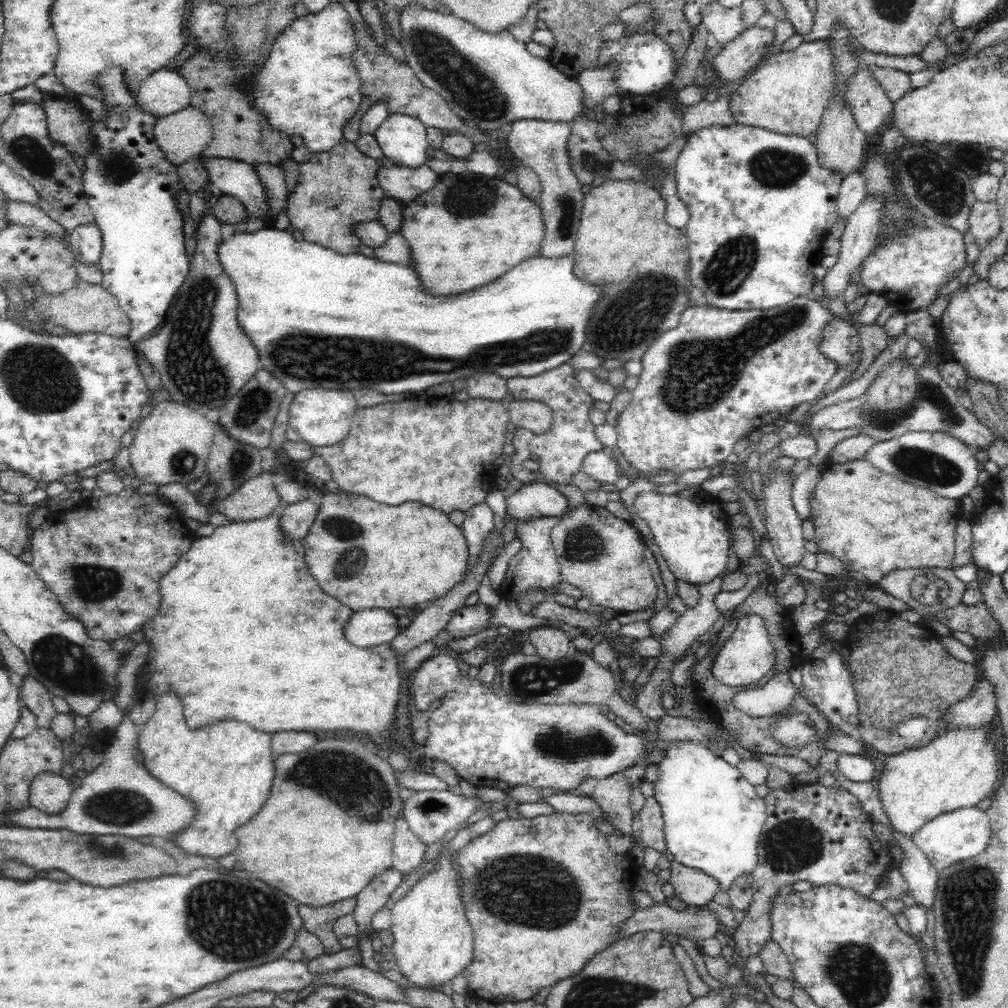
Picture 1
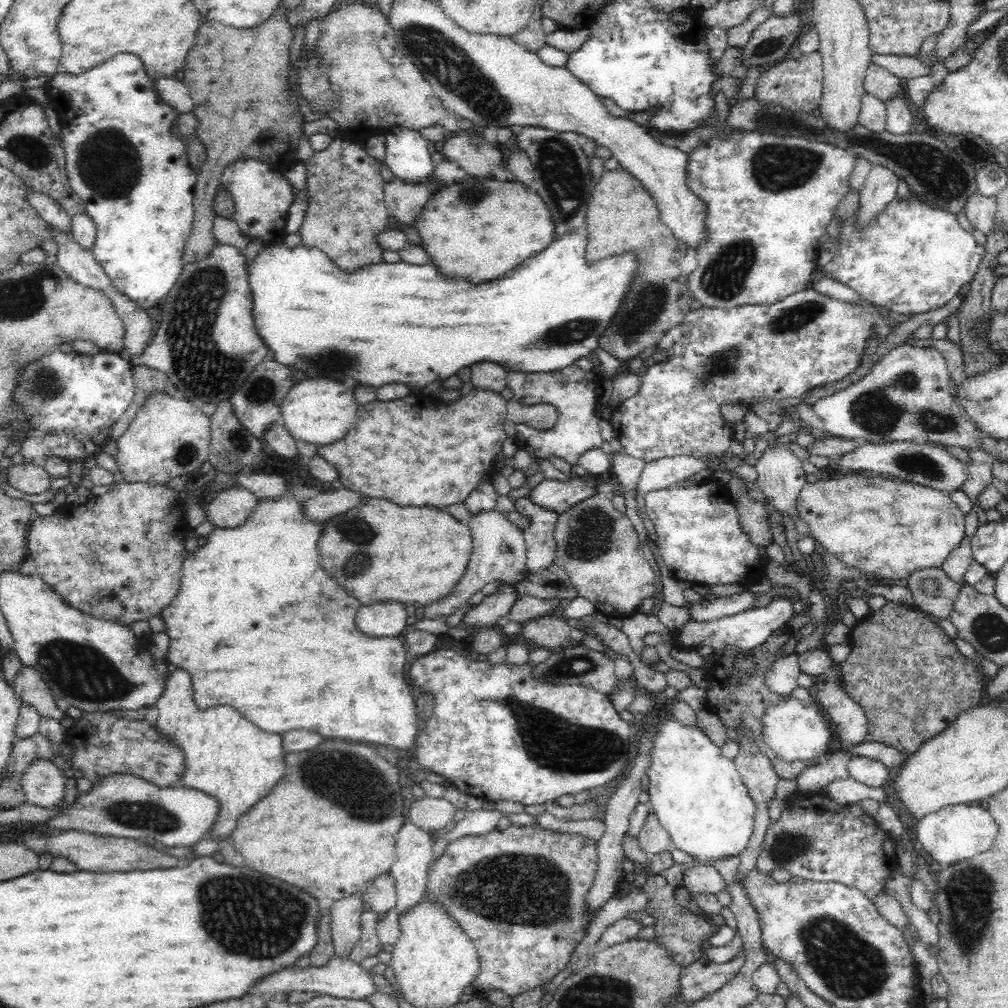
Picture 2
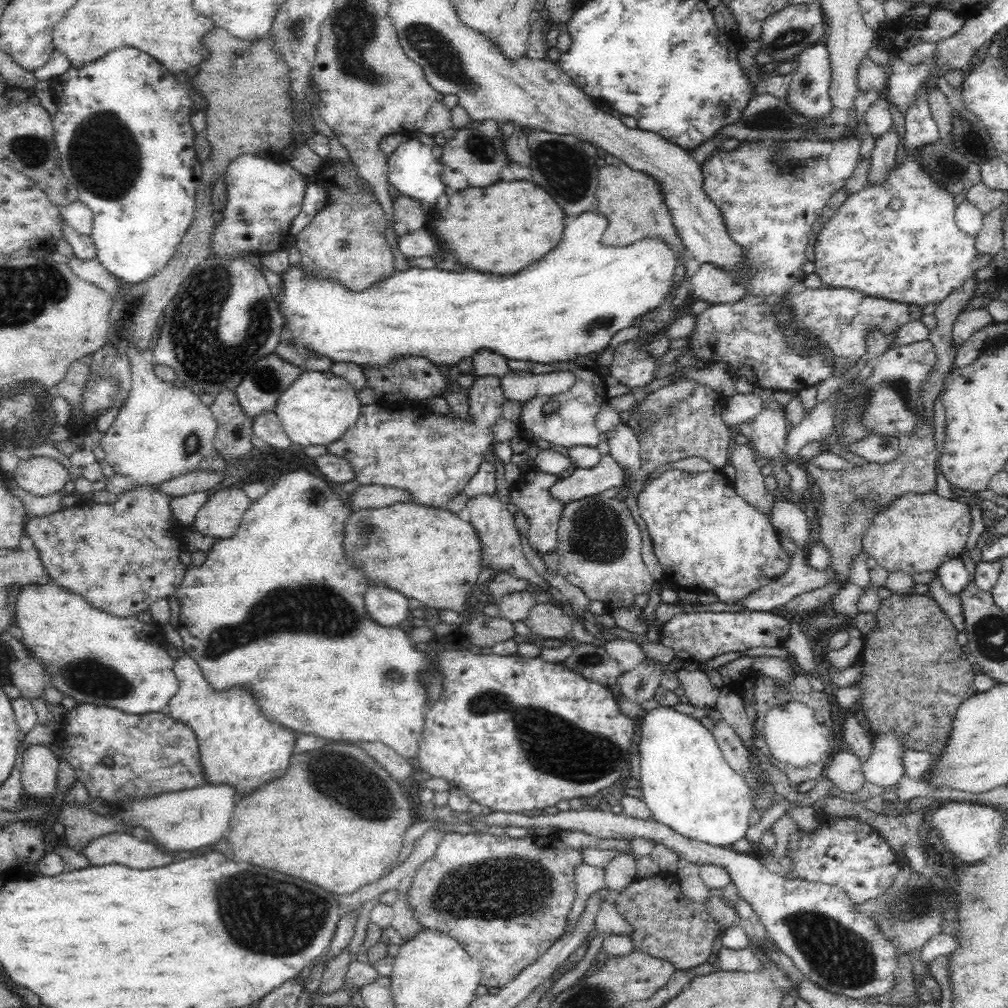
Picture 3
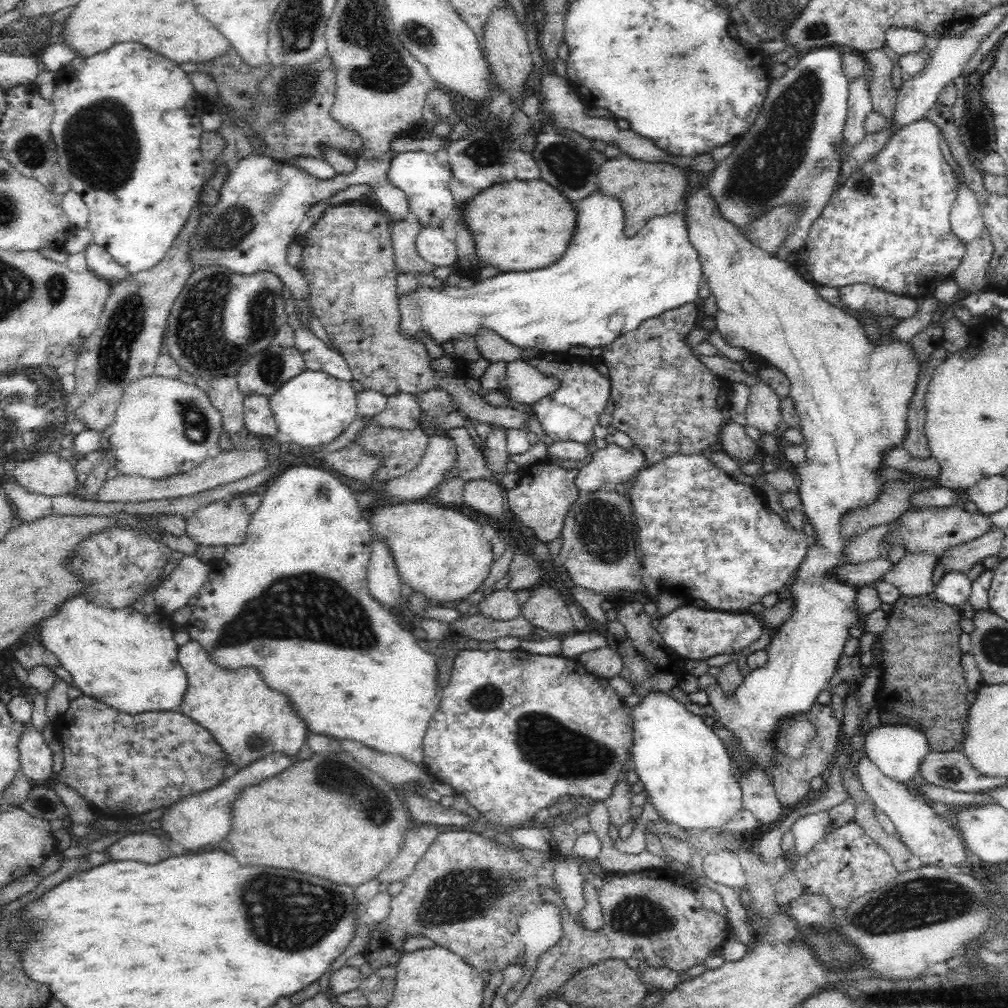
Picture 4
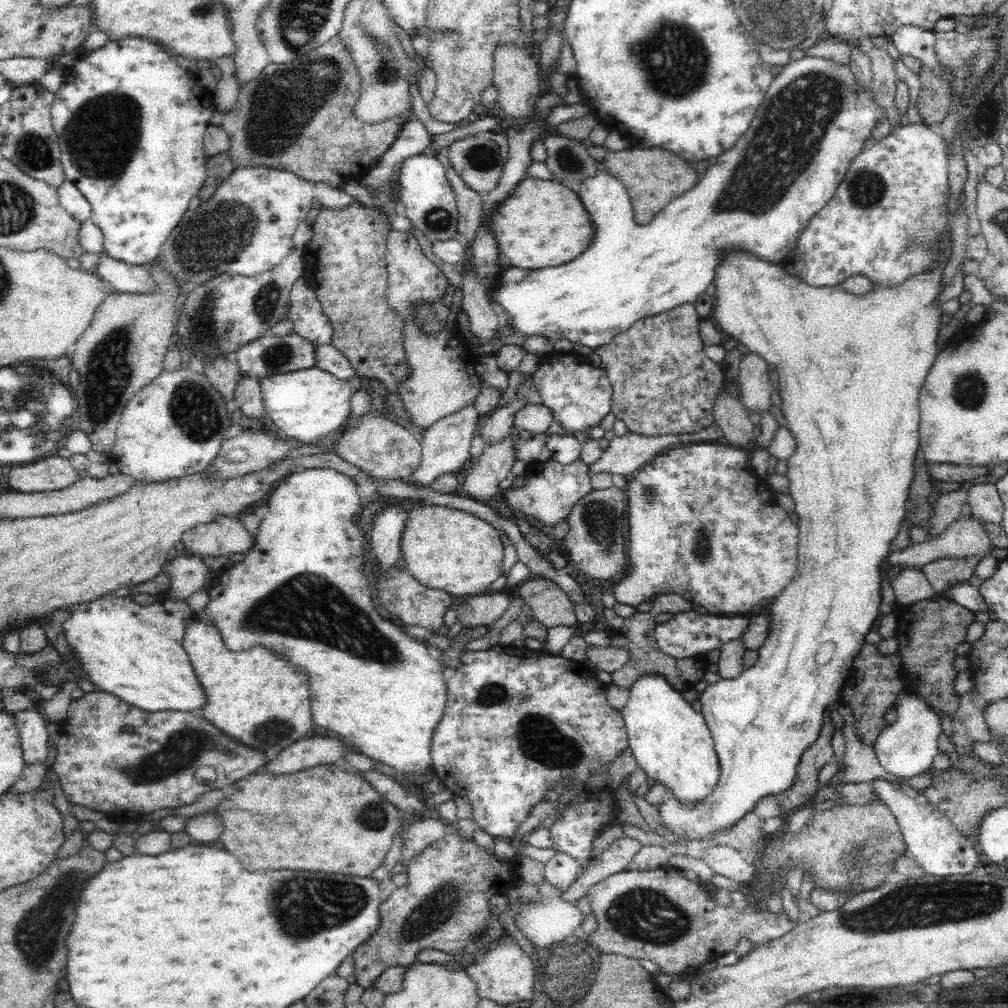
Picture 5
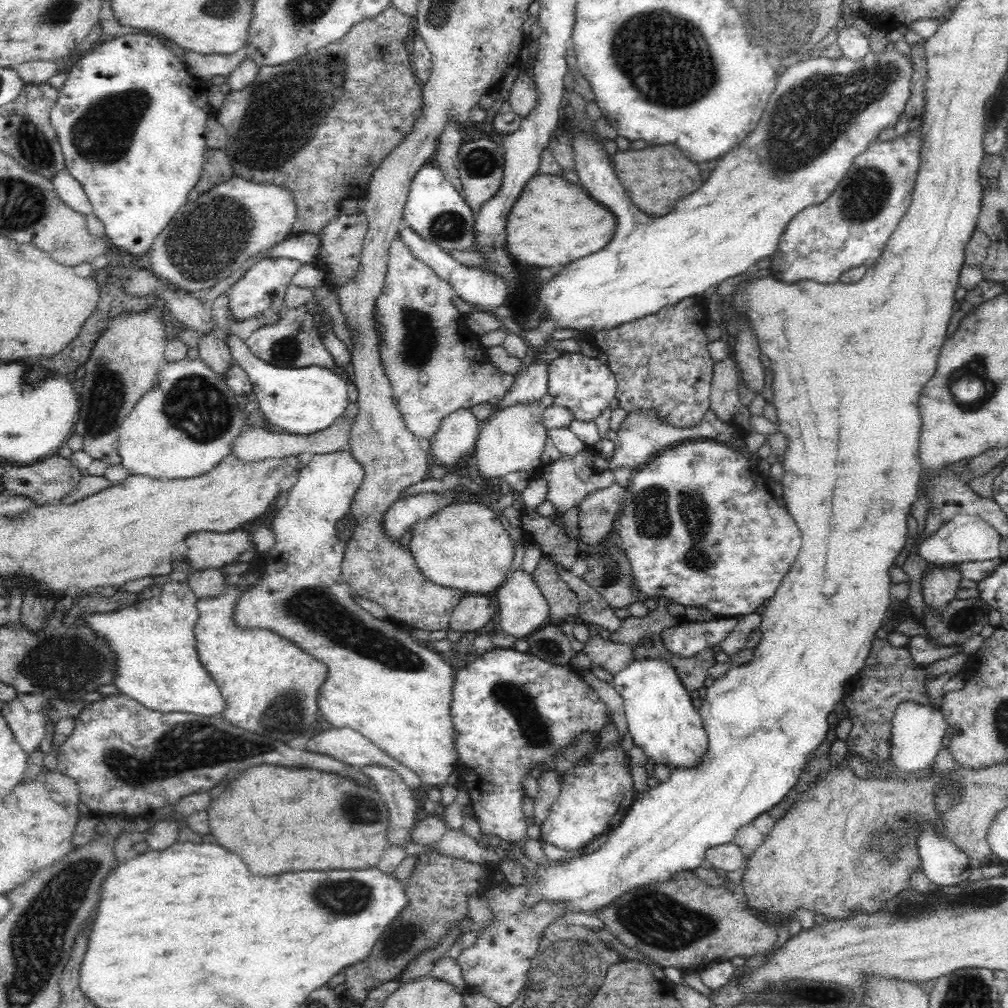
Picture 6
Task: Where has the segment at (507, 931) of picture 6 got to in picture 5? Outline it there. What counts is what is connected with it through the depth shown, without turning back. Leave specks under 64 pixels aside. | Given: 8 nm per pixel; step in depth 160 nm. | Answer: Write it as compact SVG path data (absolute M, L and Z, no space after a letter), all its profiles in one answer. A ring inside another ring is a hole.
M634 838L614 839L606 849L592 856L577 882L570 890L562 892L561 897L566 902L578 903L577 899L587 894L594 884L619 871L627 871L626 867L641 847L640 841ZM502 944L498 948L492 948L484 958L474 958L474 964L467 968L467 973L477 984L477 993L481 999L496 1001L496 1004L503 1006L508 1002L518 1002L522 998L531 999L535 995L535 970L532 960L516 946Z

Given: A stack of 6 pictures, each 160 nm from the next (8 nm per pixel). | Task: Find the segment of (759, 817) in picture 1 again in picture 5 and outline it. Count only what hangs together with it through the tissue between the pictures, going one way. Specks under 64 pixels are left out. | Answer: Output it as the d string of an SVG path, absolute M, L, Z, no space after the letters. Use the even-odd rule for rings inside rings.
M649 674L643 677L640 677L636 682L631 684L631 689L629 692L629 699L626 706L621 710L625 728L627 729L627 736L629 741L629 750L637 763L637 767L640 768L648 779L652 779L660 785L664 785L668 792L672 792L672 795L676 796L676 800L680 802L702 802L705 798L713 791L714 788L718 785L720 780L720 759L718 759L716 753L716 746L714 745L714 740L709 731L708 725L705 723L705 718L702 713L694 711L694 708L688 701L686 701L681 695L680 692L674 690L670 687L670 684L666 682L666 679L660 675Z

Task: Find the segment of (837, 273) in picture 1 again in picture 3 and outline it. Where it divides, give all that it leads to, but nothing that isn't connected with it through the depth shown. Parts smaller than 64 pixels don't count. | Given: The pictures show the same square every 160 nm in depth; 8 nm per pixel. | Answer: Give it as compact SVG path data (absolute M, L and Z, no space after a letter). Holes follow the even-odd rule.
M890 127L886 134L875 139L868 164L868 174L866 174L867 184L880 185L889 175L895 163L896 146L898 146L898 132L894 127Z

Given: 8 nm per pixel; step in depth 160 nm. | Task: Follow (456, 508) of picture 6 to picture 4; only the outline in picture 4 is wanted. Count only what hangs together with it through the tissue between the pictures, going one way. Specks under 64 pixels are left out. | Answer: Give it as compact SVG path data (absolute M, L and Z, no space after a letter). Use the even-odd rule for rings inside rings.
M410 501L388 507L382 506L372 511L368 524L371 528L373 541L383 538L383 541L387 542L392 561L398 568L396 572L402 578L400 582L406 584L406 580L408 580L410 586L416 592L420 592L420 595L424 594L428 600L452 602L467 598L486 580L486 576L490 572L490 564L492 564L491 544L482 538L482 524L473 521L464 513L444 509L439 504Z

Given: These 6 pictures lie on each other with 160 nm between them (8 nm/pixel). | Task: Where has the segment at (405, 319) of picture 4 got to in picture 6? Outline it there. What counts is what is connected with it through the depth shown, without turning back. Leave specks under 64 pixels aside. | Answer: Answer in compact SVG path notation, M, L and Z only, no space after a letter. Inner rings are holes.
M885 50L886 52L878 52L873 54L869 52L868 56L864 60L854 62L844 56L831 59L820 55L820 57L809 57L807 60L797 62L790 68L786 69L776 83L774 94L770 95L770 102L766 104L766 110L762 114L762 120L760 124L756 126L756 130L745 138L741 144L738 144L735 148L732 148L730 152L720 157L720 161L712 170L709 177L704 181L698 189L690 193L688 196L676 201L675 207L661 217L651 217L638 210L630 198L626 196L626 190L622 188L622 184L618 178L616 178L615 170L613 166L610 166L610 158L602 152L602 147L598 146L594 142L592 136L584 136L582 132L574 132L574 140L571 140L572 146L574 146L574 160L575 160L575 172L579 176L579 182L582 182L582 186L586 188L586 192L598 202L598 204L604 204L604 208L612 208L612 212L616 212L616 236L612 242L608 242L608 246L604 246L604 250L592 254L592 256L586 256L582 260L576 260L572 262L572 266L562 266L562 270L558 274L554 274L554 277L548 279L547 282L541 284L541 286L534 292L532 300L524 298L524 302L518 305L515 311L520 314L532 314L544 307L540 314L543 319L541 322L552 321L554 323L554 332L556 330L574 330L579 334L581 341L586 340L590 330L608 330L618 328L618 326L629 324L630 322L645 318L645 316L656 314L660 309L669 306L676 306L686 297L690 298L702 298L706 291L713 286L719 285L724 280L734 277L738 274L744 273L750 266L756 265L757 262L765 258L771 257L772 253L777 249L778 241L784 232L786 226L796 213L802 212L808 205L817 205L824 202L833 192L834 189L840 184L840 181L846 176L846 173L850 170L853 160L861 152L864 152L868 145L876 140L877 136L884 130L884 128L894 127L896 120L899 119L900 112L905 110L905 106L908 100L908 96L911 95L911 78L914 71L914 64L910 58L904 58L902 54L898 54L896 50Z

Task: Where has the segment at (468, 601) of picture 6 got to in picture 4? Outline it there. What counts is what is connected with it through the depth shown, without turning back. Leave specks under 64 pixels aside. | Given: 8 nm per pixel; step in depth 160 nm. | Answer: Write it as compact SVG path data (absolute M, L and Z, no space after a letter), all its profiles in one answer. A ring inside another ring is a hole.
M506 588L493 591L479 602L479 613L492 620L512 620L521 615L522 605L518 603L515 591Z

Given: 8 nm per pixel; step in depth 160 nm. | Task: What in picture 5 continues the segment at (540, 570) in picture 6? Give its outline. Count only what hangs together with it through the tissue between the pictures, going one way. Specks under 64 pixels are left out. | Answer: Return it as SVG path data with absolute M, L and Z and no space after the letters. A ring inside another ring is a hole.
M538 576L527 578L524 584L520 584L518 594L532 618L547 629L570 627L577 622L572 601L554 581Z

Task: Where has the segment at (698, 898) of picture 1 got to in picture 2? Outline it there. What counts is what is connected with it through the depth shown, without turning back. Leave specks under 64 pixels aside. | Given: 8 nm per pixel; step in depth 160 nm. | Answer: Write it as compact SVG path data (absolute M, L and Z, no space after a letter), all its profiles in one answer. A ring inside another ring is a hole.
M713 865L688 867L683 875L683 886L692 895L712 894L724 890L725 880Z

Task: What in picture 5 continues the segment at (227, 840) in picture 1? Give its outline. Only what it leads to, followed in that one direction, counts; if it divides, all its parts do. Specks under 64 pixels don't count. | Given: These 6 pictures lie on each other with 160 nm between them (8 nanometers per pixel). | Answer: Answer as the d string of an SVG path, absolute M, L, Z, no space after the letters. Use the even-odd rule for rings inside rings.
M192 620L182 644L207 696L207 703L197 711L204 719L232 740L259 750L268 758L276 757L293 742L307 738L313 722L308 676L302 670L294 670L278 653L261 645L233 653L210 621Z

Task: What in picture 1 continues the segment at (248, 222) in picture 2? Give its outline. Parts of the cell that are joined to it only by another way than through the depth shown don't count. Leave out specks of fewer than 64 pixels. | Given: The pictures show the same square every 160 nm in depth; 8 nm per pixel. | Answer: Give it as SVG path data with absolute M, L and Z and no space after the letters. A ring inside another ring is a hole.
M204 156L200 157L200 163L208 173L212 190L219 195L236 197L247 208L249 217L262 216L265 222L270 222L266 188L254 165L220 157L206 159Z

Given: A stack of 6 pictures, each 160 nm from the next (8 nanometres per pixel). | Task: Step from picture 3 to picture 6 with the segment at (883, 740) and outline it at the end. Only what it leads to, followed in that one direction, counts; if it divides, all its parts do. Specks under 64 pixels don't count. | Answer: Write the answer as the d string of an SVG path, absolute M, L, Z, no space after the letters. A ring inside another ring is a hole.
M904 700L895 709L890 728L890 760L901 772L918 772L928 768L943 749L942 740L949 728L942 713L934 706Z

